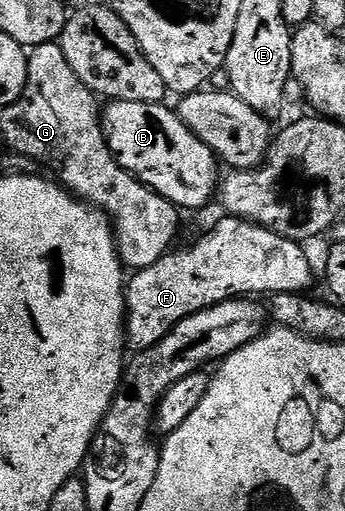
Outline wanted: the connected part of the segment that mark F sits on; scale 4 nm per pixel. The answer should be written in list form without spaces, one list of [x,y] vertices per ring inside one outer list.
[[[225,215],[201,240],[193,242],[189,248],[177,247],[169,251],[154,266],[146,266],[135,273],[136,276],[127,281],[125,289],[125,333],[129,349],[141,352],[166,338],[178,322],[190,318],[190,314],[198,314],[215,304],[227,300],[248,298],[252,292],[294,292],[304,294],[312,284],[312,264],[304,253],[303,243],[286,238],[275,232],[273,228],[263,228],[249,220],[241,220],[239,216]]]

